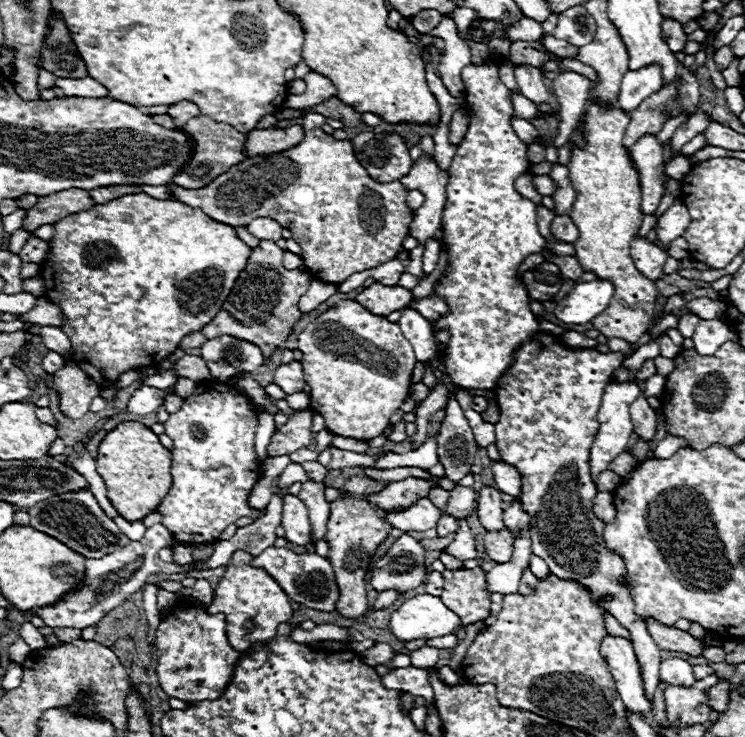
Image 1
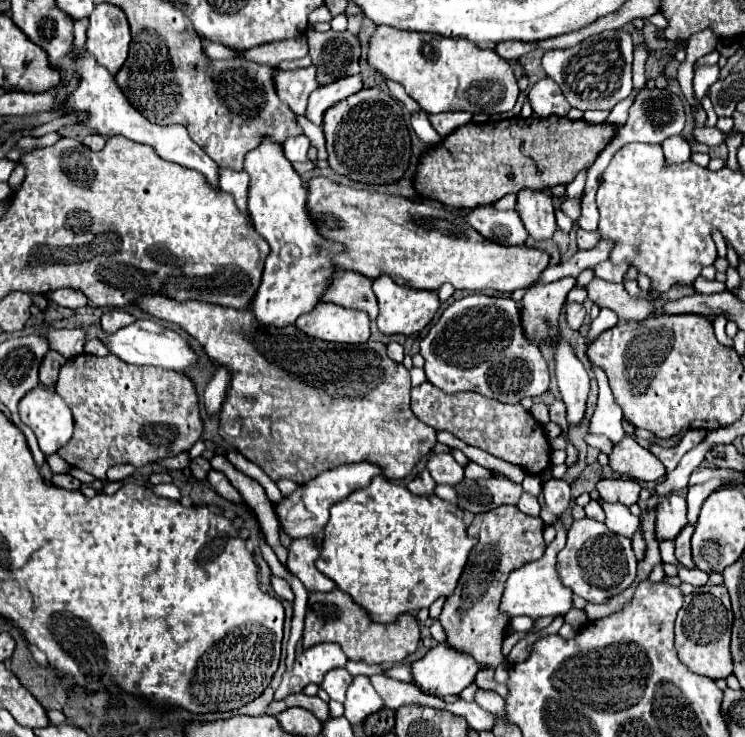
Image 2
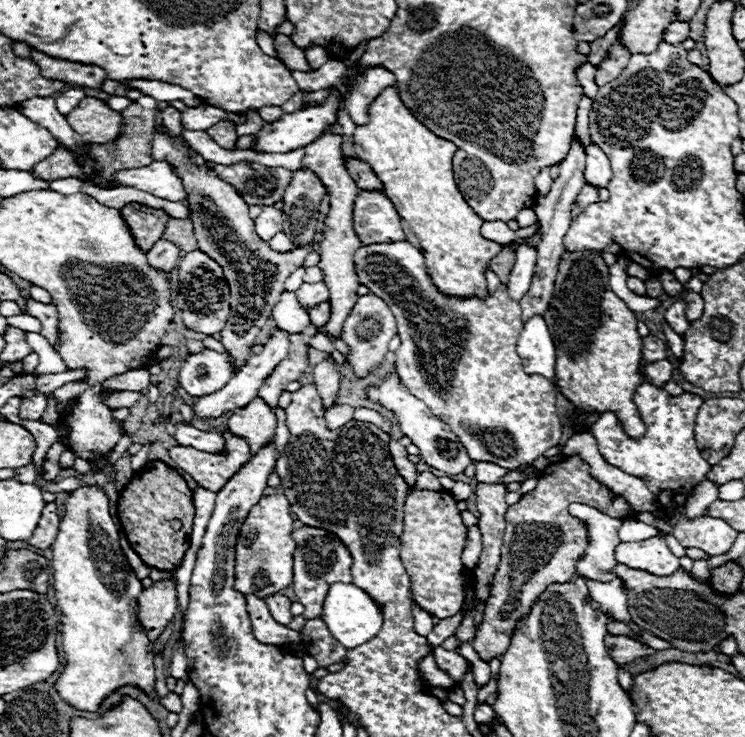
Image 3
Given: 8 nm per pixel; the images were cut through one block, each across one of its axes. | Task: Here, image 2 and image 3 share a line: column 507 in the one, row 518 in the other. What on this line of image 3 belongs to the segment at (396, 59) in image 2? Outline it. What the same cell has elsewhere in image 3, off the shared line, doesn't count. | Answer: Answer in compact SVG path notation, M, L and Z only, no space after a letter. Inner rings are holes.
M82 486L68 492L52 554L52 586L62 612L66 658L66 668L56 682L60 696L78 710L96 712L100 702L122 684L134 684L152 694L154 656L146 652L150 640L138 624L136 606L142 584L122 554L120 532L112 522L102 486Z

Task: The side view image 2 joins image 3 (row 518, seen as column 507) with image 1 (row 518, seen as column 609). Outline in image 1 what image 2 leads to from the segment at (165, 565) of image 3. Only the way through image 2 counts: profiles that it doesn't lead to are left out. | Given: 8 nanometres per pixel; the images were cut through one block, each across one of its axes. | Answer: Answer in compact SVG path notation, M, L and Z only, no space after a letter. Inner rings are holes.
M122 422L116 430L108 432L98 446L96 466L102 476L108 498L122 518L136 522L152 514L172 486L170 452L160 444L158 436L140 422Z

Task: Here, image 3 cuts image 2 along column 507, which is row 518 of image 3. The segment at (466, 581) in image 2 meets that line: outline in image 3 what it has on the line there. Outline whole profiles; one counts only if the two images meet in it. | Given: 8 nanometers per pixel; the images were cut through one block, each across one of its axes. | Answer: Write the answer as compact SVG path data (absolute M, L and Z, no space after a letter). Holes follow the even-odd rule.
M570 456L556 464L548 464L538 486L506 510L506 552L502 550L492 586L492 598L486 604L484 622L474 638L474 650L480 660L490 662L492 658L504 654L510 646L510 634L518 616L526 614L540 592L552 582L568 582L576 574L576 562L588 548L588 530L582 520L568 514L570 502L592 506L620 520L634 516L622 496L612 494L604 484L590 476L590 466L580 456Z

